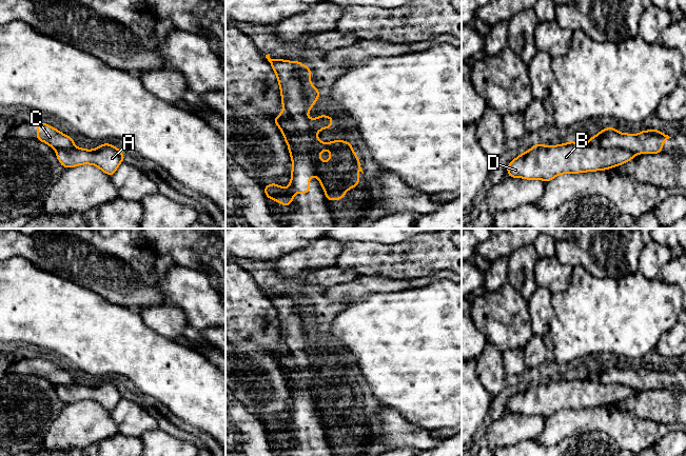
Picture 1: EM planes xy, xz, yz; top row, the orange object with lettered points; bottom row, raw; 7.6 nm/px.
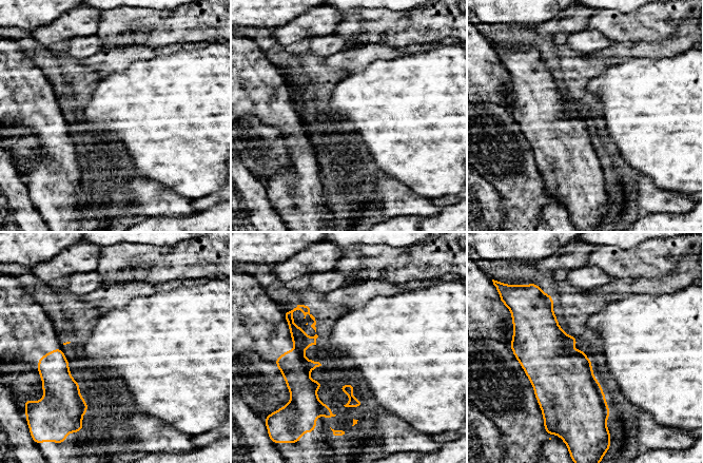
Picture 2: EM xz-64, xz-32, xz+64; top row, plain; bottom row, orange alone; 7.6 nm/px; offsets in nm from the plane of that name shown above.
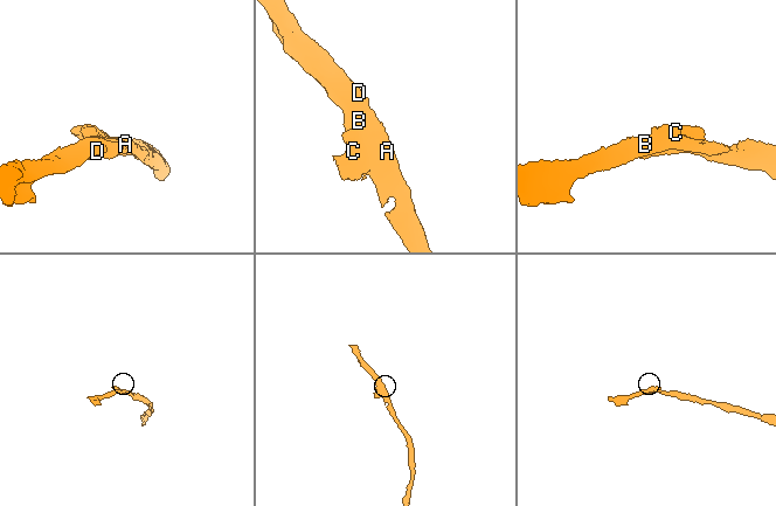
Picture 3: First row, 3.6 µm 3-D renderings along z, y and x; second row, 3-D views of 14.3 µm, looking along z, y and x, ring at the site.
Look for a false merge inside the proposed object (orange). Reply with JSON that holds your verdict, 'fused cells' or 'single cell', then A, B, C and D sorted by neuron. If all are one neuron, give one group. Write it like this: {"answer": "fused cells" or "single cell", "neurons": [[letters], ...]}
{"answer": "fused cells", "neurons": [["A", "B", "D"], ["C"]]}

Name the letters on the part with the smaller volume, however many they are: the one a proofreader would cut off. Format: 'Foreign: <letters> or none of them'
Foreign: C

